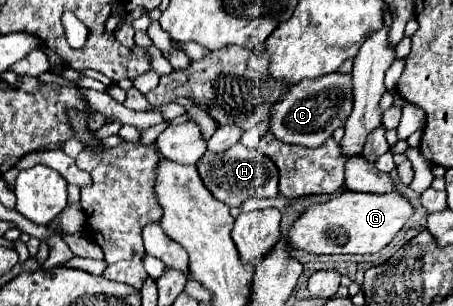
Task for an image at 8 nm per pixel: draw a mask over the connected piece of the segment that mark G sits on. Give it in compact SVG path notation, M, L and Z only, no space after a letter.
M344 190L328 202L308 206L284 236L286 244L314 254L374 254L380 252L412 216L412 206L398 192L360 194Z

